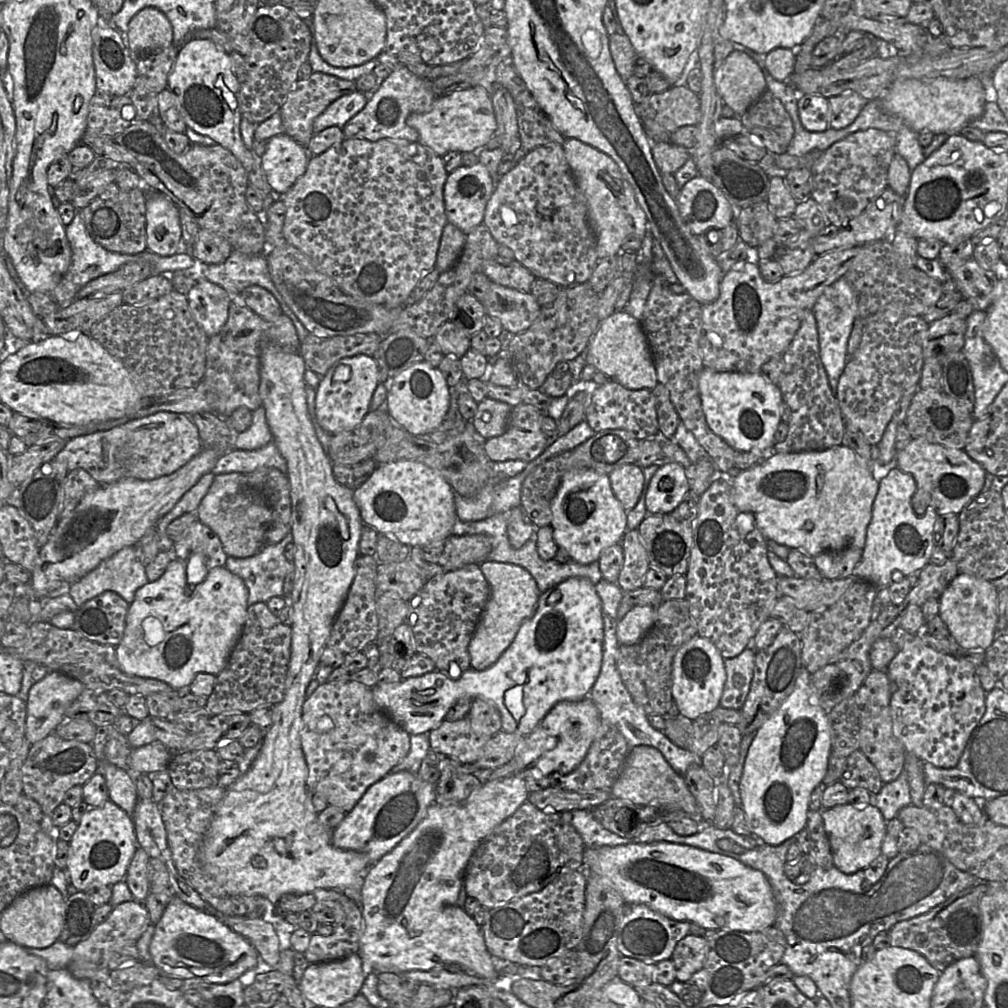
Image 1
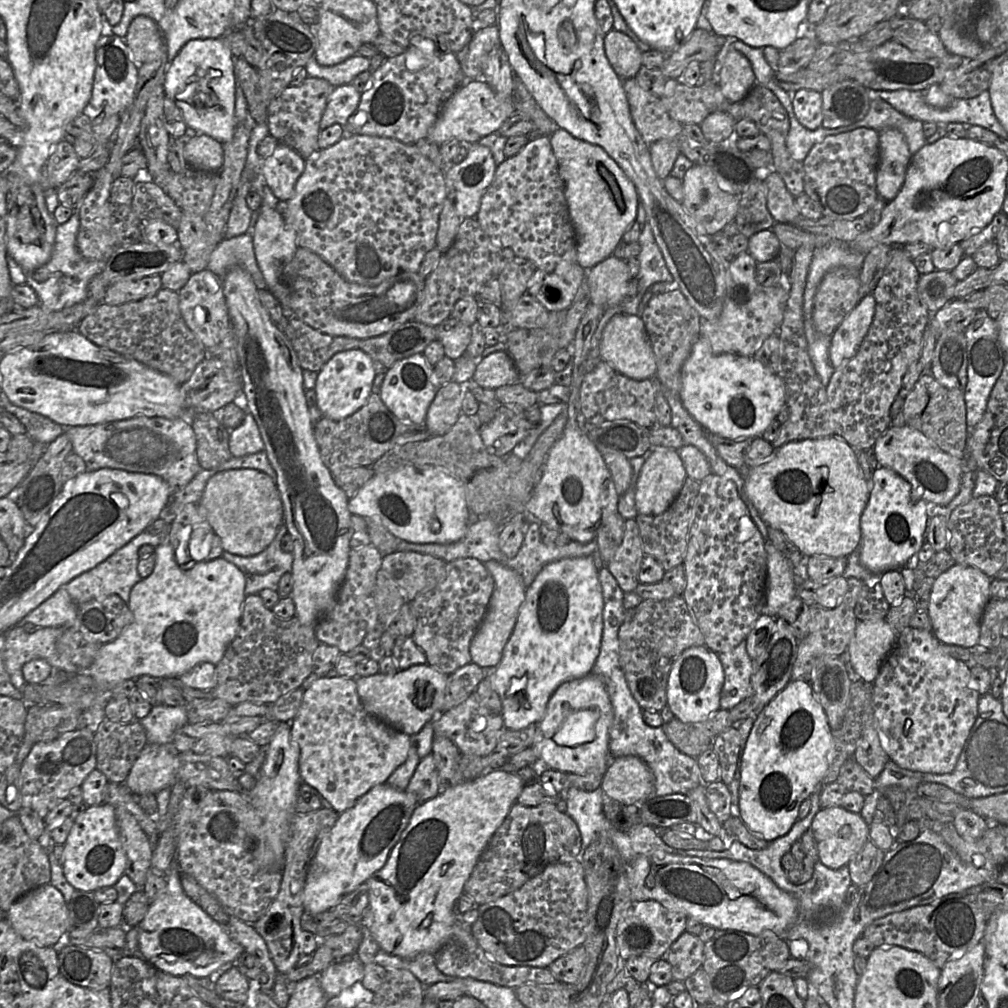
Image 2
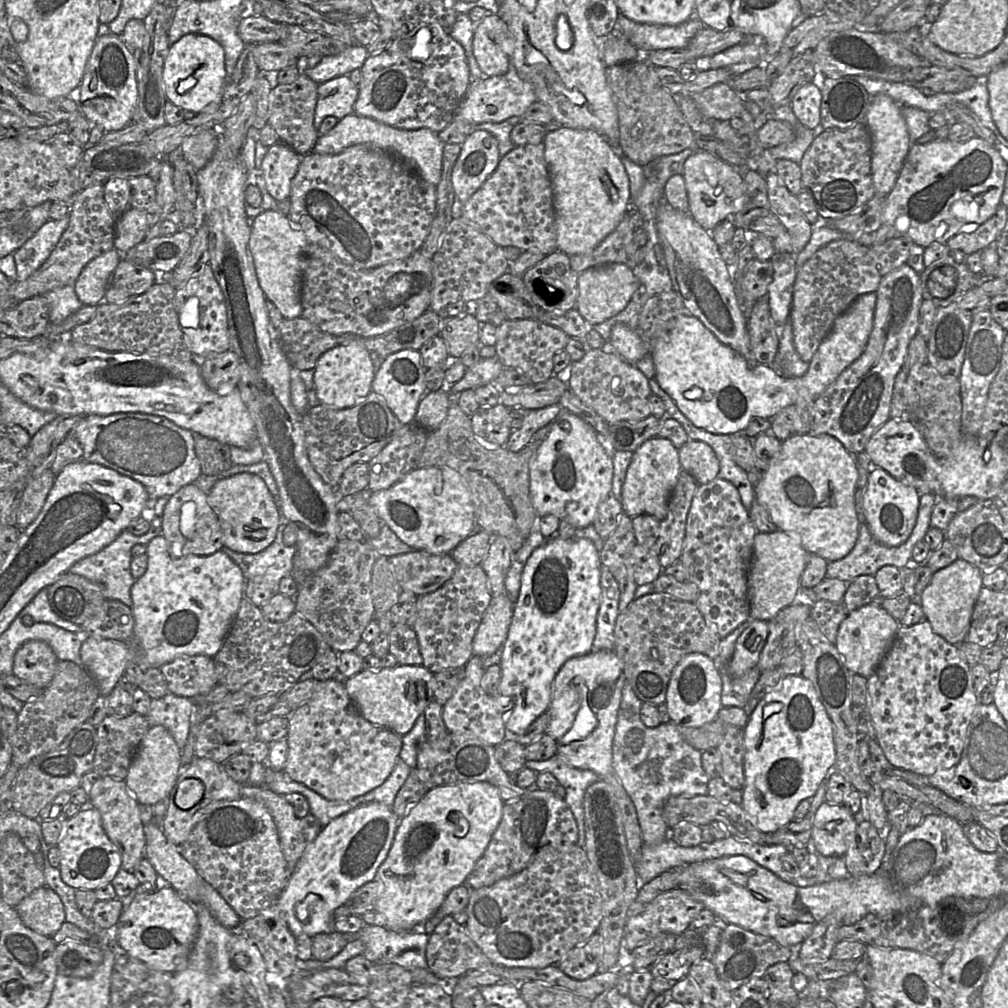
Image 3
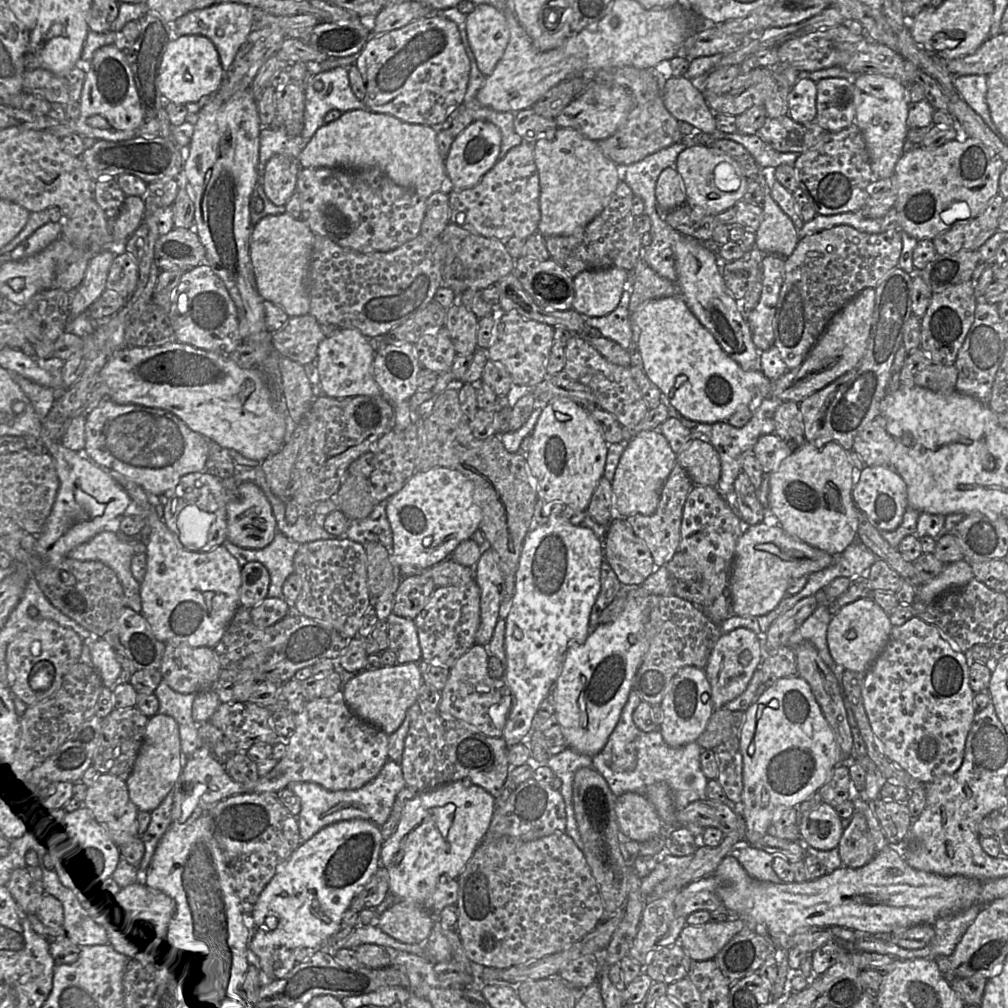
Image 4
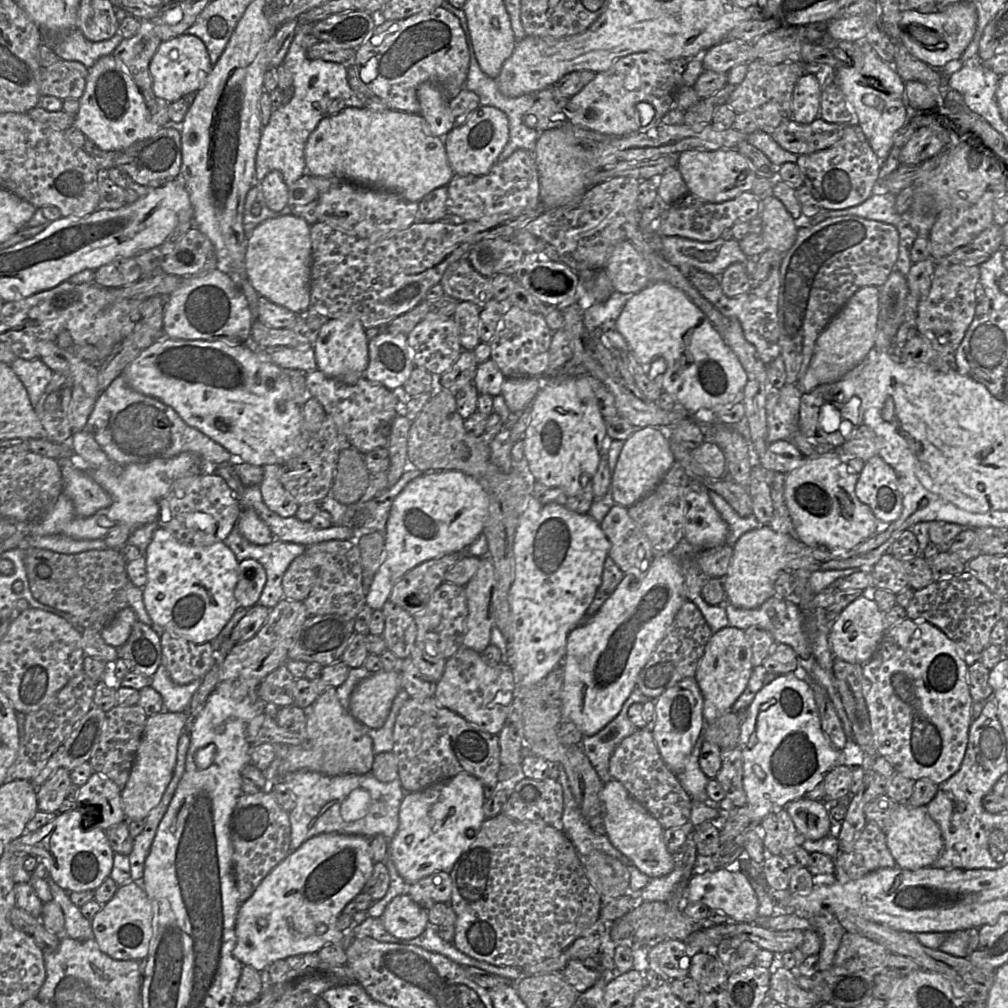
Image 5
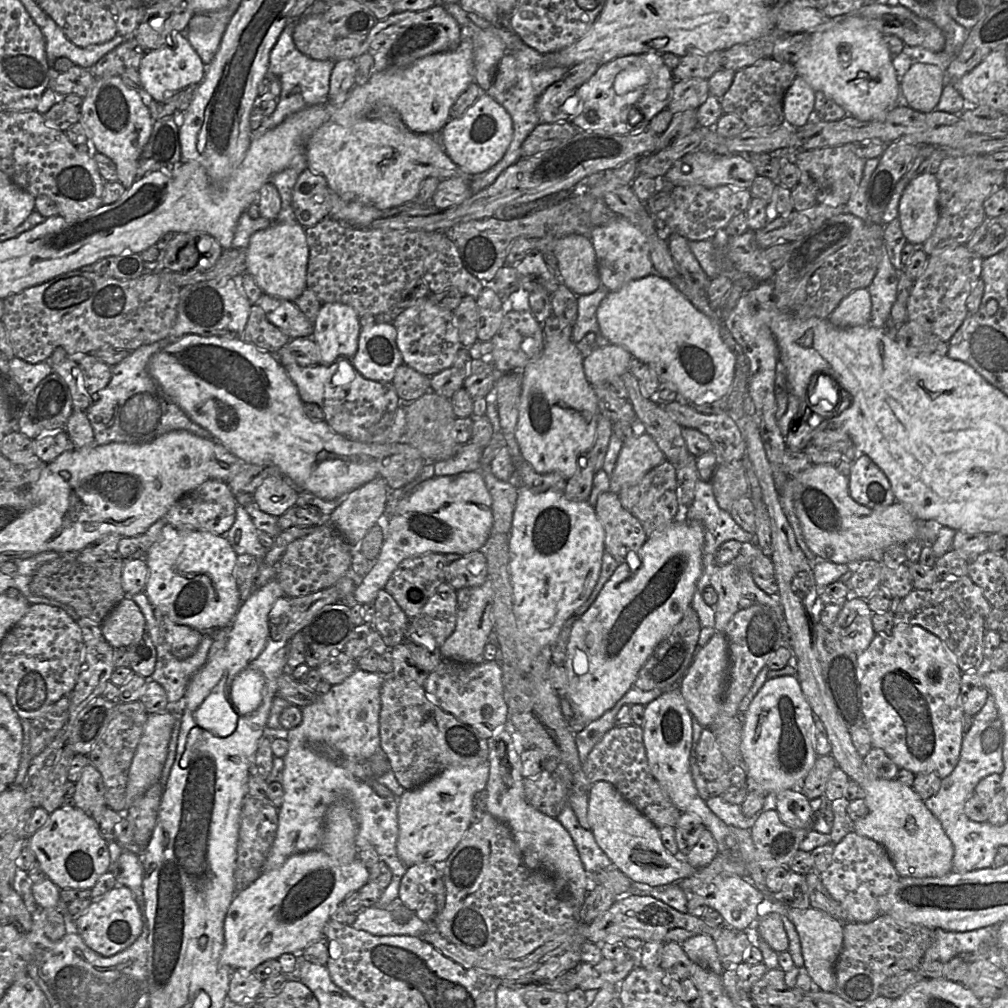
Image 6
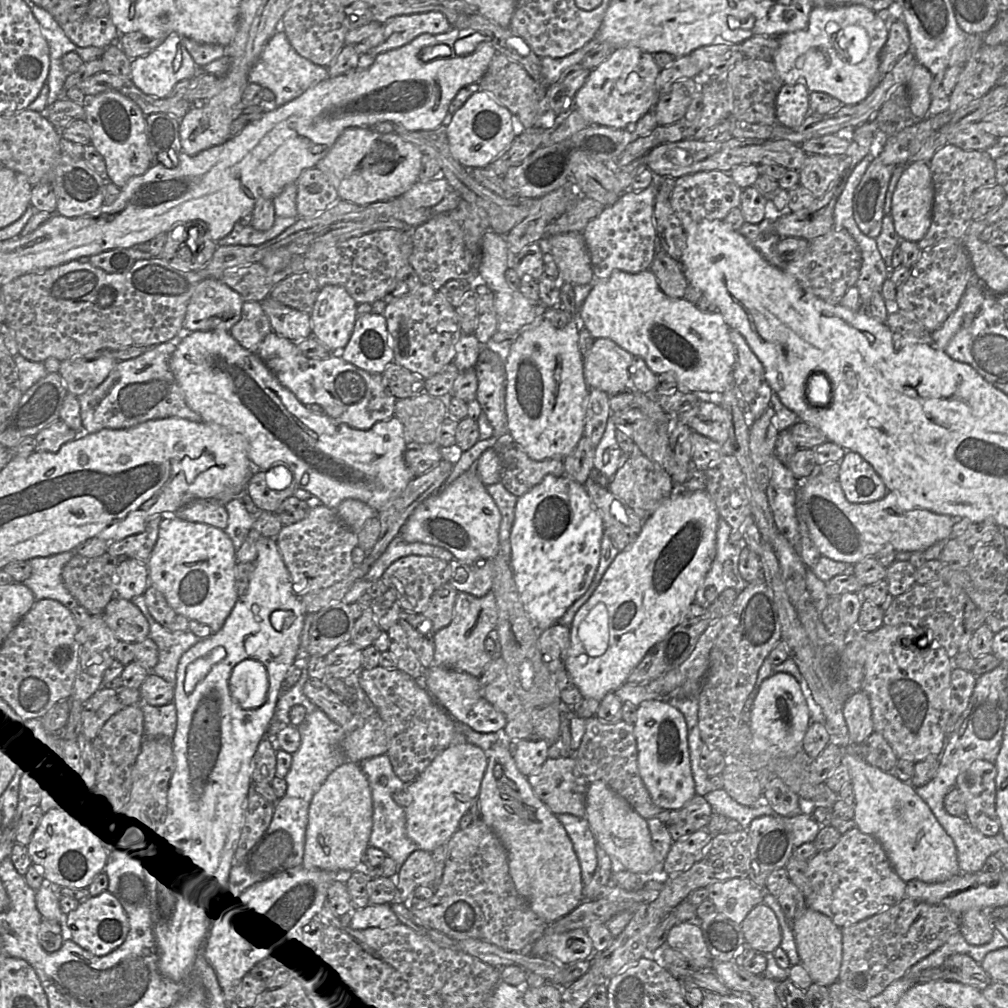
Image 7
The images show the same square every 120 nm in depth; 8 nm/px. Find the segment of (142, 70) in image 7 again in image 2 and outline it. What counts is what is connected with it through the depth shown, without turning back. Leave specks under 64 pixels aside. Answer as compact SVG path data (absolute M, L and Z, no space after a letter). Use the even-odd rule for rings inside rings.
M222 37L191 39L169 62L164 75L164 94L180 109L186 125L221 143L233 139L238 124L235 118L234 67L235 58Z

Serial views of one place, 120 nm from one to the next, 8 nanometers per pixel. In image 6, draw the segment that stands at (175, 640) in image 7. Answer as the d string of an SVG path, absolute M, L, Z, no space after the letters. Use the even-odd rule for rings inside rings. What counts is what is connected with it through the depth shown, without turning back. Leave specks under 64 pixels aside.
M139 592L133 596L126 596L131 597L132 600L139 606L141 609L145 622L146 622L146 631L149 633L153 644L155 645L156 651L157 651L157 661L155 665L155 670L152 673L151 680L159 683L165 690L167 694L167 699L170 704L177 703L181 698L184 697L187 686L190 682L190 679L192 676L203 667L203 665L208 660L208 653L209 649L214 641L212 636L210 635L202 635L200 644L196 650L196 652L189 658L180 660L176 658L172 652L170 651L170 646L166 642L165 638L160 632L160 629L157 625L154 612L153 612L153 606L151 605L147 595L145 592Z

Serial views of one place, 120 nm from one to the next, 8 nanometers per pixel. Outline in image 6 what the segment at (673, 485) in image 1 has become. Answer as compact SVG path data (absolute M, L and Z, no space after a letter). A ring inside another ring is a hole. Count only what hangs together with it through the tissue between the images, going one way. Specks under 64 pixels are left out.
M642 423L633 426L634 436L622 445L615 468L610 476L610 491L618 494L622 488L635 485L666 457L654 439L642 431Z

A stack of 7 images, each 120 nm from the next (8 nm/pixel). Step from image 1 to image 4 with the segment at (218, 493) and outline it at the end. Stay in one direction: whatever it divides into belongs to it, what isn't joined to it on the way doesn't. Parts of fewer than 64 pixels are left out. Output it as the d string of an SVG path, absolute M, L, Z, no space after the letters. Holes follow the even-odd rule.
M243 482L234 491L228 492L226 511L227 540L247 549L262 549L272 542L276 534L276 519L271 504L257 485Z

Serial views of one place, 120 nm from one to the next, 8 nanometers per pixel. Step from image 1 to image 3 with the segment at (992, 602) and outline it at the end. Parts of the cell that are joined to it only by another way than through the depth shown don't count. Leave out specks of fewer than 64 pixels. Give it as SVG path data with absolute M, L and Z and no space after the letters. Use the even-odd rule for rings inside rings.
M957 558L950 565L936 571L920 598L926 619L935 633L947 642L959 645L968 634L973 609L983 587L983 573L973 564Z

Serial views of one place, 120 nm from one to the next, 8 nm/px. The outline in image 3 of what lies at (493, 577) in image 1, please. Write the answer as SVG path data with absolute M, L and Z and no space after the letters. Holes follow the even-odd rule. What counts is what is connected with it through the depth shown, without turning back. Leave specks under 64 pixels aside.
M506 593L492 596L473 639L473 655L484 658L501 650L508 636L513 611L514 602Z

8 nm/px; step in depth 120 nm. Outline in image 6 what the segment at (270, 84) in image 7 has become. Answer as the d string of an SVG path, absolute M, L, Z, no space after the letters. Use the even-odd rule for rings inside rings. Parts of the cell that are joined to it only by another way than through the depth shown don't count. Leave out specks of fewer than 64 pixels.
M289 21L282 33L280 34L276 44L270 52L269 58L269 68L268 74L277 76L281 81L281 92L278 97L278 103L274 112L265 117L261 126L255 130L256 134L262 134L267 130L273 129L279 124L281 124L288 116L313 105L325 104L328 102L328 93L329 93L329 83L332 69L334 67L335 61L333 60L315 60L312 59L303 53L301 53L295 46L293 41L293 30L294 22Z

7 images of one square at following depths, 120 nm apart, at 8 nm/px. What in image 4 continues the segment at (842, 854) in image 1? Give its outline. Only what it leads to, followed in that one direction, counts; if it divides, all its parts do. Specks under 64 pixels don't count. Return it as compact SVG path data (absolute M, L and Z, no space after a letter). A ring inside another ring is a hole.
M822 802L807 815L799 816L798 830L805 846L829 851L838 847L847 821L837 814L834 807Z

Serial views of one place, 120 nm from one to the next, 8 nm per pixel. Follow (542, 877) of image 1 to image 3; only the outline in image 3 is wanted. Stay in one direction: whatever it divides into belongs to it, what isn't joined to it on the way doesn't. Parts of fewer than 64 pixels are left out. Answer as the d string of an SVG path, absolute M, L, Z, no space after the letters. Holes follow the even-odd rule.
M533 787L518 800L504 803L499 825L463 885L470 889L491 886L525 869L543 846L560 847L576 844L577 841L577 824L565 800L552 791Z

